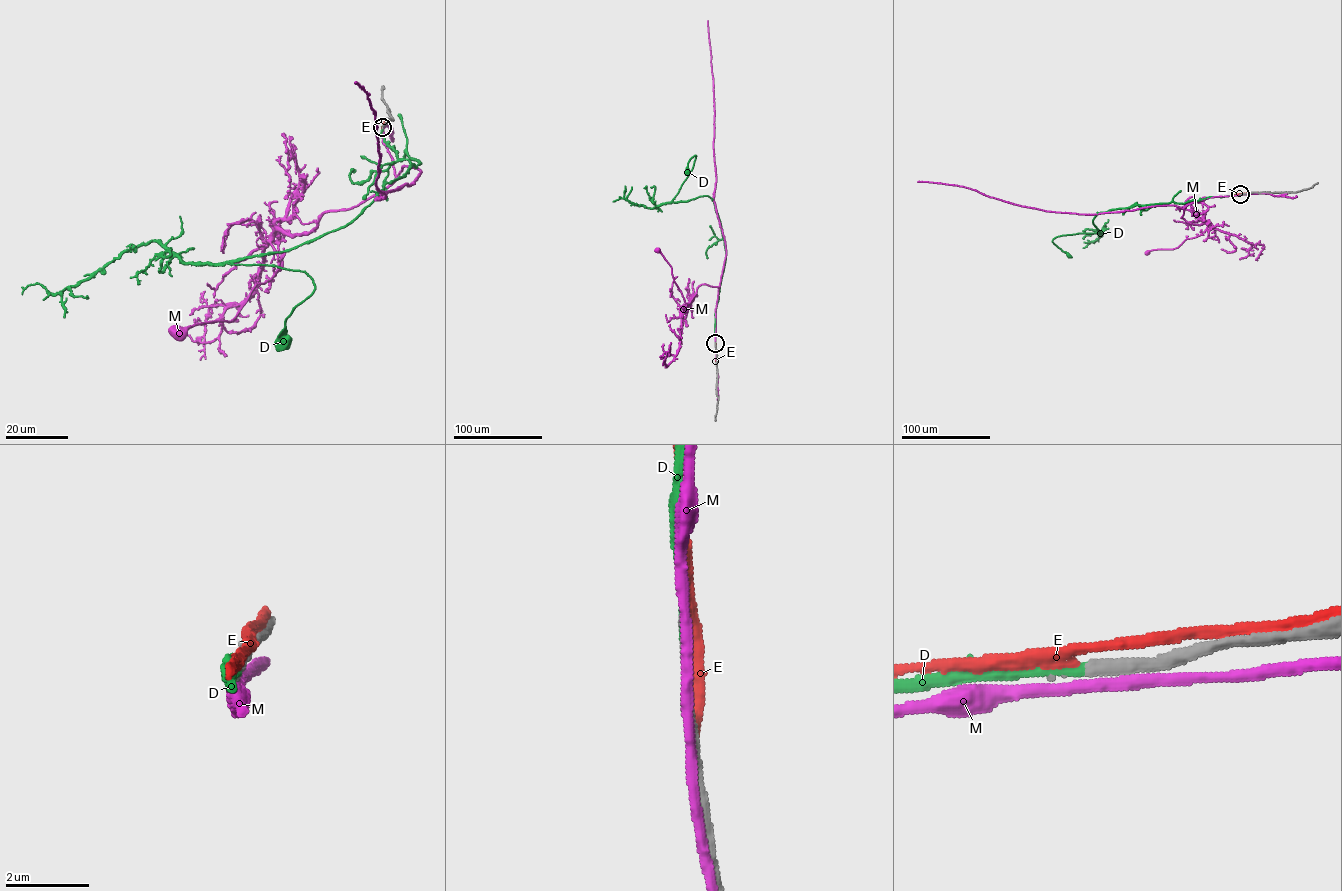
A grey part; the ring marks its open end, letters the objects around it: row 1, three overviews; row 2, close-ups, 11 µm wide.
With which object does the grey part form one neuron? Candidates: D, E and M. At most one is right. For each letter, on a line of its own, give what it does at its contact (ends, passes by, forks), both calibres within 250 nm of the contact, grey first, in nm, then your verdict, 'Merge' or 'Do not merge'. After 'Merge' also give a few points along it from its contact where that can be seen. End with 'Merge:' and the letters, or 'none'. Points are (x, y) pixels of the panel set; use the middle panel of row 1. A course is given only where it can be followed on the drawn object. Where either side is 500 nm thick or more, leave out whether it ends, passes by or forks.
D: It ends there. Thickness 240 nm (grey) against 240 nm. Merge. Its course: (715, 343), (715, 309), (725, 249), (713, 199), (705, 196), (671, 201), (695, 155), (688, 162), (687, 171)
E: It passes by. Thickness 220 nm (grey) against 260 nm. Do not merge
M: It passes by. Thickness 280 nm (grey) against 280 nm. Do not merge
Merge: D

